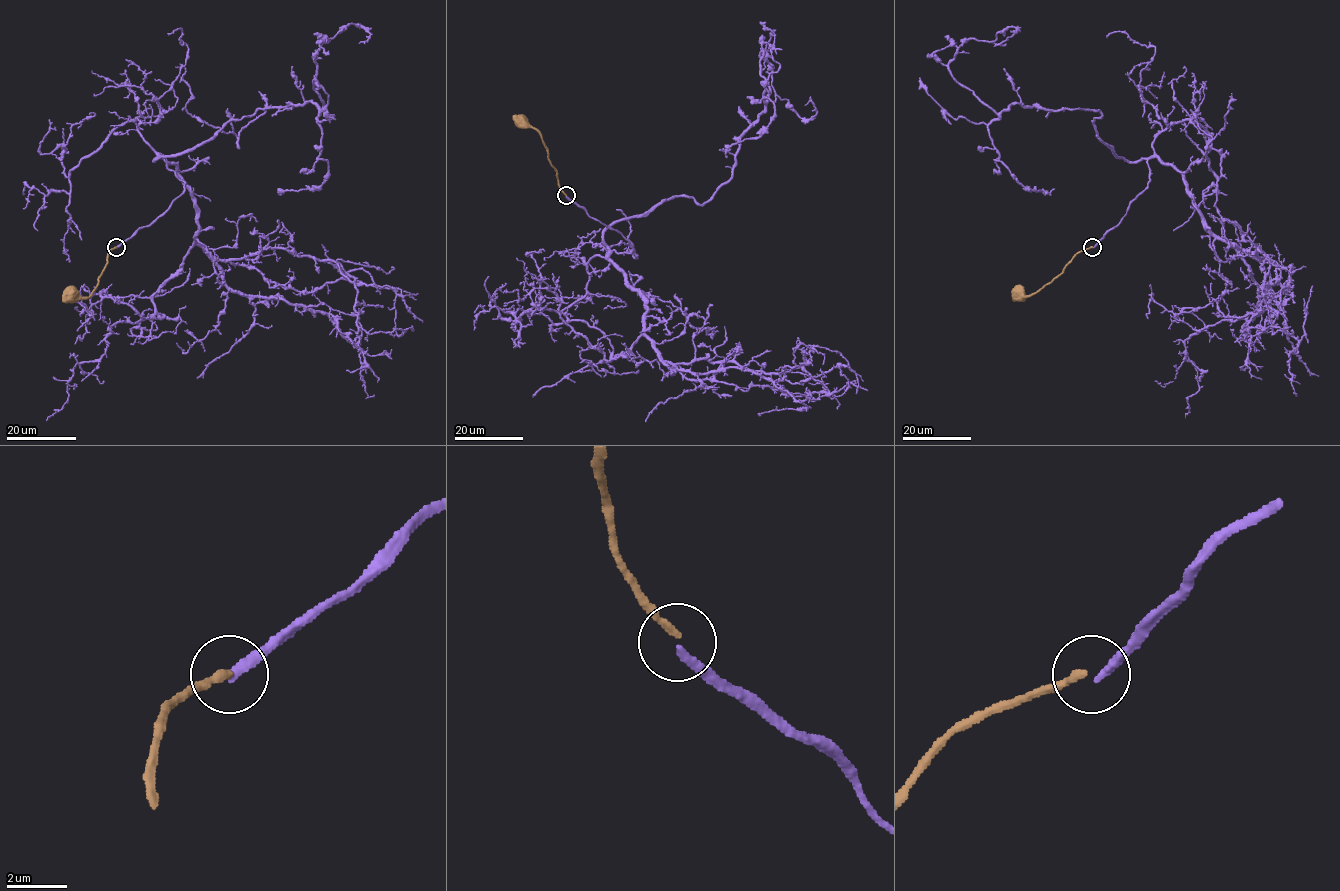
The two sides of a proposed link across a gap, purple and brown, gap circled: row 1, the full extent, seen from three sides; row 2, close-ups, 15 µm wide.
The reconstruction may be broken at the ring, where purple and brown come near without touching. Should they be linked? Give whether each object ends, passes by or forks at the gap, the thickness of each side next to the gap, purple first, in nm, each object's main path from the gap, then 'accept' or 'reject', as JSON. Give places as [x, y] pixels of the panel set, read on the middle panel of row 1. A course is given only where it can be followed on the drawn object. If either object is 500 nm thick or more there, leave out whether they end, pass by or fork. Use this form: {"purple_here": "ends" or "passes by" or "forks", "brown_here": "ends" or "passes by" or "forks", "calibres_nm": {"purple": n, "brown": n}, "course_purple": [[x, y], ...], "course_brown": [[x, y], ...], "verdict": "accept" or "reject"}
{"purple_here": "ends", "brown_here": "ends", "calibres_nm": {"purple": 280, "brown": 240}, "course_purple": [[566, 196], [632, 252], [603, 232], [730, 178], [769, 94], [761, 51], [804, 105]], "course_brown": [[566, 195], [540, 134], [533, 128], [520, 127], [520, 123]], "verdict": "reject"}

